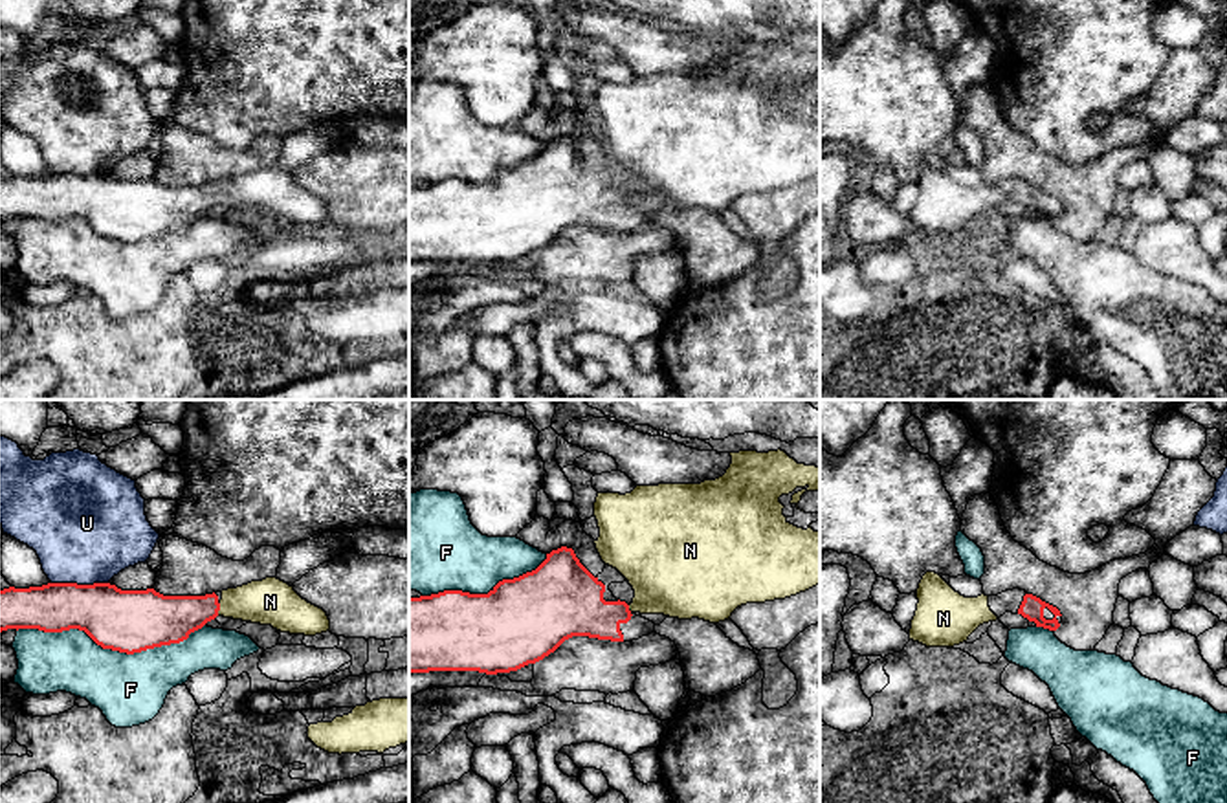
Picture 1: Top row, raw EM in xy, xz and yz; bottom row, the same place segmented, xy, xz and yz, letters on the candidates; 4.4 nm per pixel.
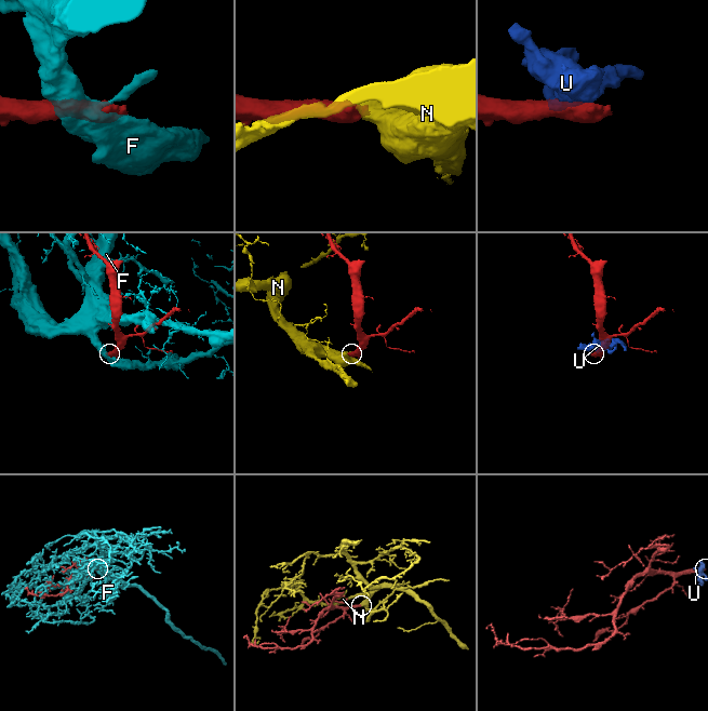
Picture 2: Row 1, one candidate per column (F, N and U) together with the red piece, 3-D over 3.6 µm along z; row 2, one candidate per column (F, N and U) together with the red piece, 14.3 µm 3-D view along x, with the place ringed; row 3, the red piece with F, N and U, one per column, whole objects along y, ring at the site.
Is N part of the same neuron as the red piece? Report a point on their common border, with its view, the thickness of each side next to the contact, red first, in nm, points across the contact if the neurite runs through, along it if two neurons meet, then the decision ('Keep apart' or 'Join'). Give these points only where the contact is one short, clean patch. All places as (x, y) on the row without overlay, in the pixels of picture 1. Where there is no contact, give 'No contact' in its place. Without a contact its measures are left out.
Touches red at xy (219, 198). Thickness 220 nm (red) against 200 nm. Join

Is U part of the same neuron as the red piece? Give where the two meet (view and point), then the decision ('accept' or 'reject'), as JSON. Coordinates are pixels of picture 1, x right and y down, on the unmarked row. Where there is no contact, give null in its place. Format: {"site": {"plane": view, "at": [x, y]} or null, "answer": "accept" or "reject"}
{"site": {"plane": "xy", "at": [79, 175]}, "answer": "reject"}

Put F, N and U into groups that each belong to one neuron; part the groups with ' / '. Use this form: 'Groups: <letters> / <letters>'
Groups: F / N / U

